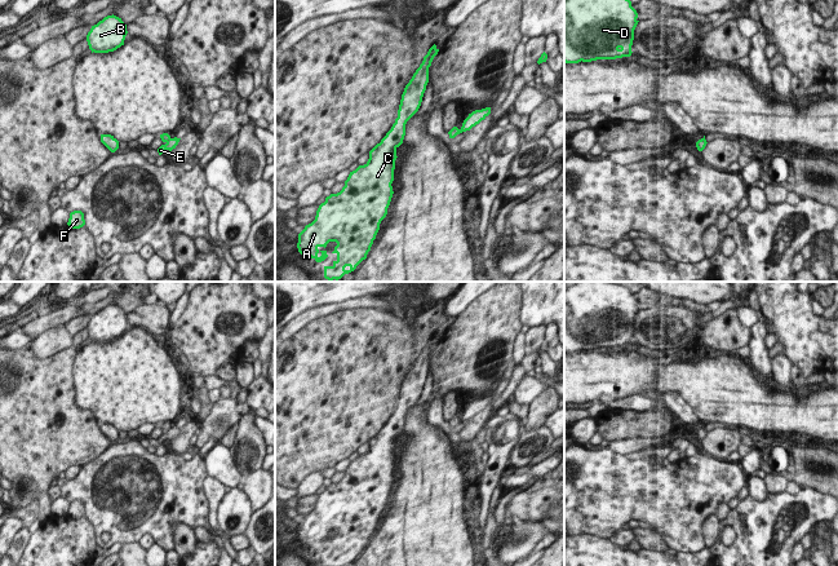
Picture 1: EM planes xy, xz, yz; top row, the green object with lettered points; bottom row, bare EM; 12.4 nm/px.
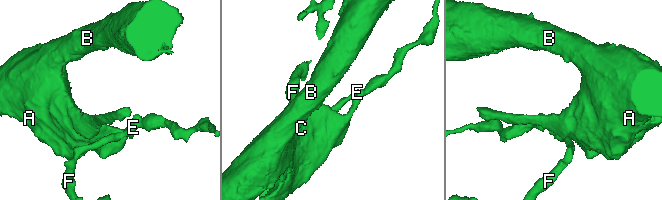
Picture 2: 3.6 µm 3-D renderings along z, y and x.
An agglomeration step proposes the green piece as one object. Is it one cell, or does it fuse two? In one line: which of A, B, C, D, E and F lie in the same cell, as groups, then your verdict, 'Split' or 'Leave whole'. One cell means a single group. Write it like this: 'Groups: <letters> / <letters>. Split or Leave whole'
Groups: A B C D / E F. Split

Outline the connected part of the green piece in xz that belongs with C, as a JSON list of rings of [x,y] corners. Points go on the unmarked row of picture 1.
[[[434,333],[405,375],[398,407],[381,432],[369,441],[368,451],[350,461],[342,479],[327,486],[315,509],[298,523],[298,541],[316,552],[328,547],[327,540],[319,540],[319,536],[337,532],[332,541],[337,549],[332,556],[324,556],[324,566],[343,566],[367,548],[394,483],[391,473],[396,438],[403,433],[407,411],[421,395],[429,372],[429,357],[438,341]]]

